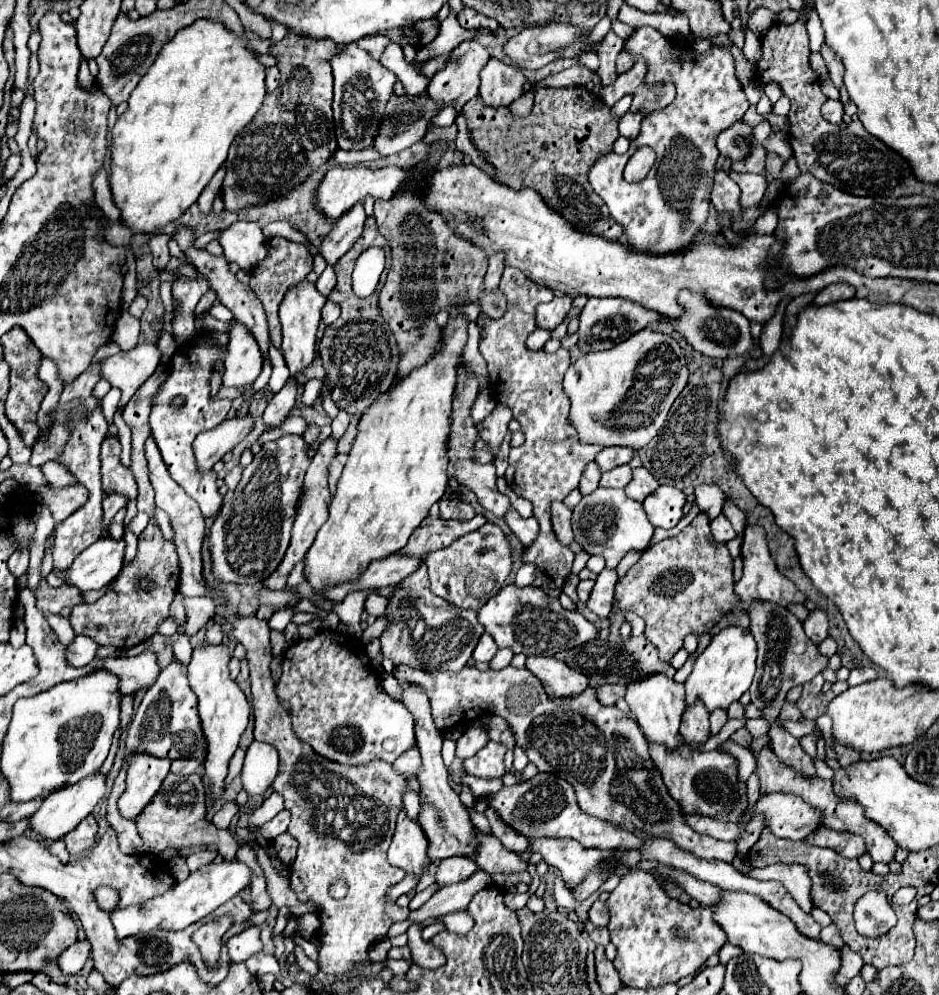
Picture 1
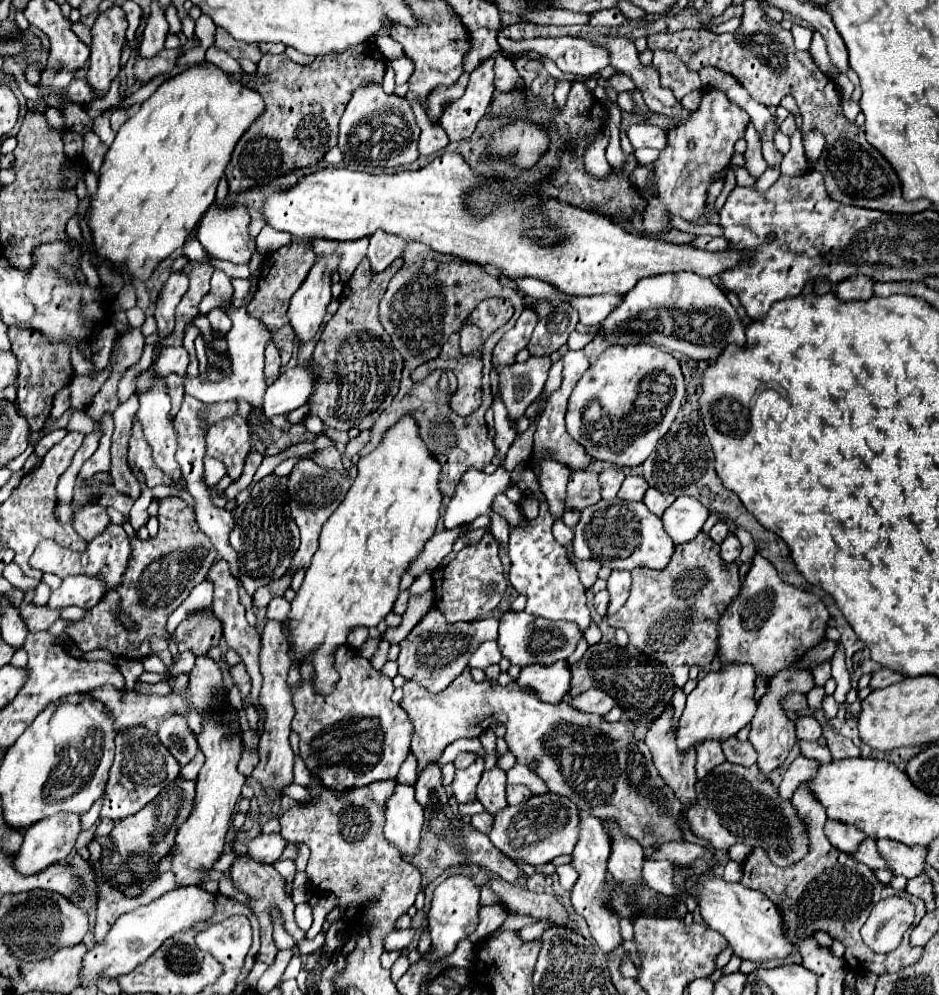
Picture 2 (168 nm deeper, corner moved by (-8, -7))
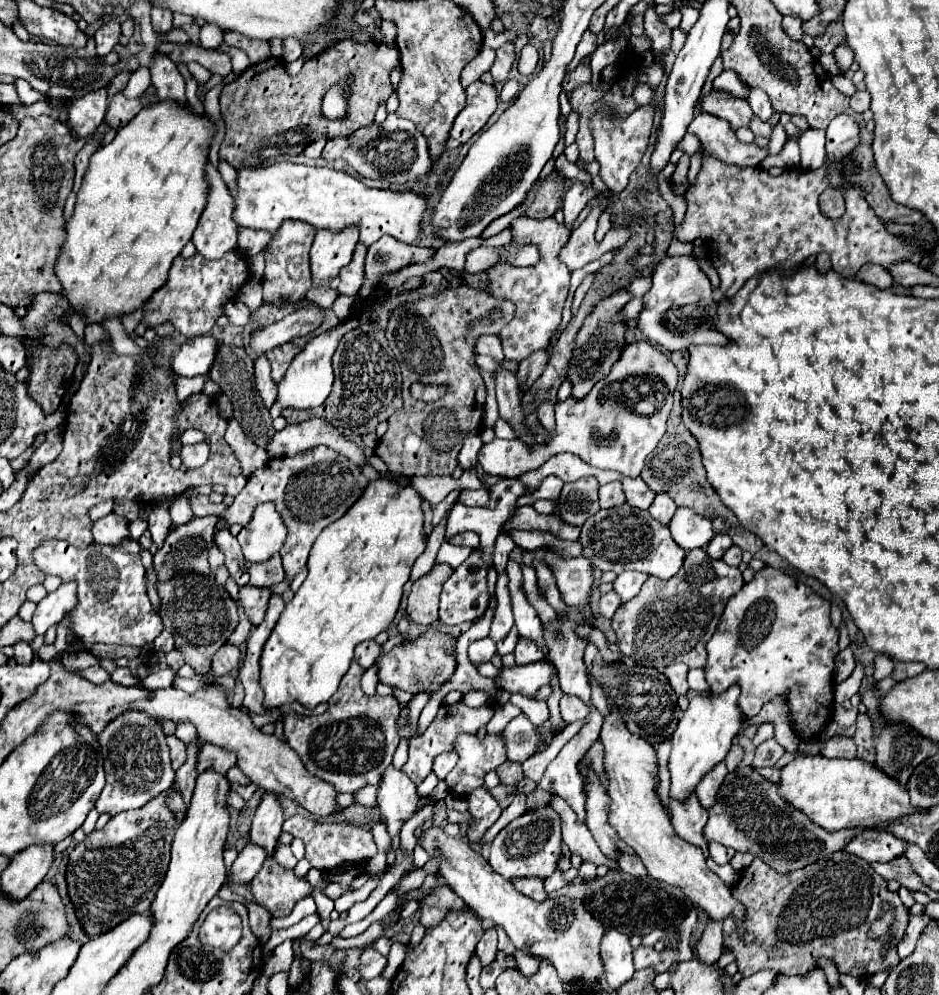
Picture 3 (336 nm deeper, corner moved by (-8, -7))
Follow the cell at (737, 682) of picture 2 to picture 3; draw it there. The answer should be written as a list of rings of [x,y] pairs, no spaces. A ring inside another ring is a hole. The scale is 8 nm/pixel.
[[[739,687],[727,689],[723,695],[709,695],[709,693],[699,693],[689,701],[689,709],[681,717],[677,731],[671,739],[673,749],[667,761],[669,773],[671,773],[671,789],[669,795],[677,801],[687,801],[689,795],[695,791],[699,781],[717,765],[725,759],[733,737],[741,729],[741,719],[743,713],[737,707],[737,697],[739,697]]]

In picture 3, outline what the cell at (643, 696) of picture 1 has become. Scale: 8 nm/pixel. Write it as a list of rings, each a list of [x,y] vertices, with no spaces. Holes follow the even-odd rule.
[[[691,795],[687,803],[675,803],[675,799],[671,799],[671,813],[673,813],[671,817],[673,831],[687,843],[697,845],[705,853],[705,857],[709,857],[707,839],[703,837],[703,827],[709,815],[707,809],[703,809],[701,803],[695,799],[695,795]]]

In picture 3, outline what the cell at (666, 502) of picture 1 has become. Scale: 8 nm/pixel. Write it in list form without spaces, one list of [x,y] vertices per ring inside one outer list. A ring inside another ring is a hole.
[[[689,507],[677,509],[669,523],[669,529],[675,543],[685,551],[691,551],[695,547],[707,547],[707,543],[713,539],[711,521],[695,515]]]

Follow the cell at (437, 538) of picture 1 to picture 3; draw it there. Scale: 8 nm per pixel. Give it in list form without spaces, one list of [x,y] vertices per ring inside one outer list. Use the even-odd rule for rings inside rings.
[[[465,531],[465,533],[459,533],[459,535],[451,537],[451,543],[453,545],[467,545],[471,549],[477,549],[479,547],[479,535],[475,535],[473,531]]]

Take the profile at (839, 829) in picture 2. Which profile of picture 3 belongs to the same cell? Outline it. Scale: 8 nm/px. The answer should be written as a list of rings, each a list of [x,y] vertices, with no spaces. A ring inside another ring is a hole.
[[[867,829],[863,835],[857,835],[845,847],[845,851],[865,859],[867,863],[887,863],[905,853],[905,841],[893,837],[891,833],[877,833]]]

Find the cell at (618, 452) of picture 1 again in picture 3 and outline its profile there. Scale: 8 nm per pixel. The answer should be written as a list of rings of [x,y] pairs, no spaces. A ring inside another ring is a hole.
[[[613,481],[613,483],[607,483],[601,487],[599,491],[599,503],[603,509],[611,509],[611,507],[619,507],[625,503],[625,493],[623,493],[623,487],[619,481]]]

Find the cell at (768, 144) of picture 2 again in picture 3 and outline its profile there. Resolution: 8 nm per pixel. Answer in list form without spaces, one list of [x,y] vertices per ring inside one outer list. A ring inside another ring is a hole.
[[[755,115],[755,117],[751,117],[751,121],[749,121],[749,129],[753,131],[753,135],[763,135],[763,137],[769,137],[773,127],[771,127],[769,123],[761,121],[761,119]]]

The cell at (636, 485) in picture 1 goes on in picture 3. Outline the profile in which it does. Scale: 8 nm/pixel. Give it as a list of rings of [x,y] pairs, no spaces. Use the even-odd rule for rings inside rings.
[[[657,495],[655,497],[655,501],[653,501],[653,505],[649,507],[649,513],[659,521],[659,523],[663,523],[663,525],[669,525],[669,521],[671,521],[671,517],[675,515],[675,503],[673,503],[673,499],[669,497],[669,495]]]

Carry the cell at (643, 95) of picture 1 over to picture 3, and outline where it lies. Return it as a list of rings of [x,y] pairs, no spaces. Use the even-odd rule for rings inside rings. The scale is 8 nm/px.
[[[655,5],[649,7],[645,13],[645,33],[653,41],[653,51],[661,53],[661,57],[665,57],[667,51],[671,49],[671,29],[659,19]]]

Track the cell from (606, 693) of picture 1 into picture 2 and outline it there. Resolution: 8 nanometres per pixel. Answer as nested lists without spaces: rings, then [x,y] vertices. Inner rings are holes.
[[[593,689],[593,691],[585,691],[579,697],[575,697],[571,701],[571,705],[579,711],[587,711],[587,713],[597,713],[597,715],[607,715],[613,707],[615,707],[615,699],[611,695],[607,695],[605,691]]]

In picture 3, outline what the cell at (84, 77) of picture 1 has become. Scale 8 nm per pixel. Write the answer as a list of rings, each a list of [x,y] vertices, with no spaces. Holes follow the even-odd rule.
[[[15,79],[15,89],[17,89],[17,95],[19,95],[21,103],[25,103],[25,105],[31,105],[31,103],[35,103],[37,99],[43,97],[39,91],[35,91],[35,89],[33,89],[27,81],[23,81],[23,79]]]

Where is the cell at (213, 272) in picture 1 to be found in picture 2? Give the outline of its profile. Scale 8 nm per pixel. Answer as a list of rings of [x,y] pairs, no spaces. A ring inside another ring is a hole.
[[[269,341],[267,349],[265,349],[265,379],[267,379],[267,385],[275,383],[275,379],[279,377],[279,367],[281,367],[279,349],[275,347],[273,341]]]

